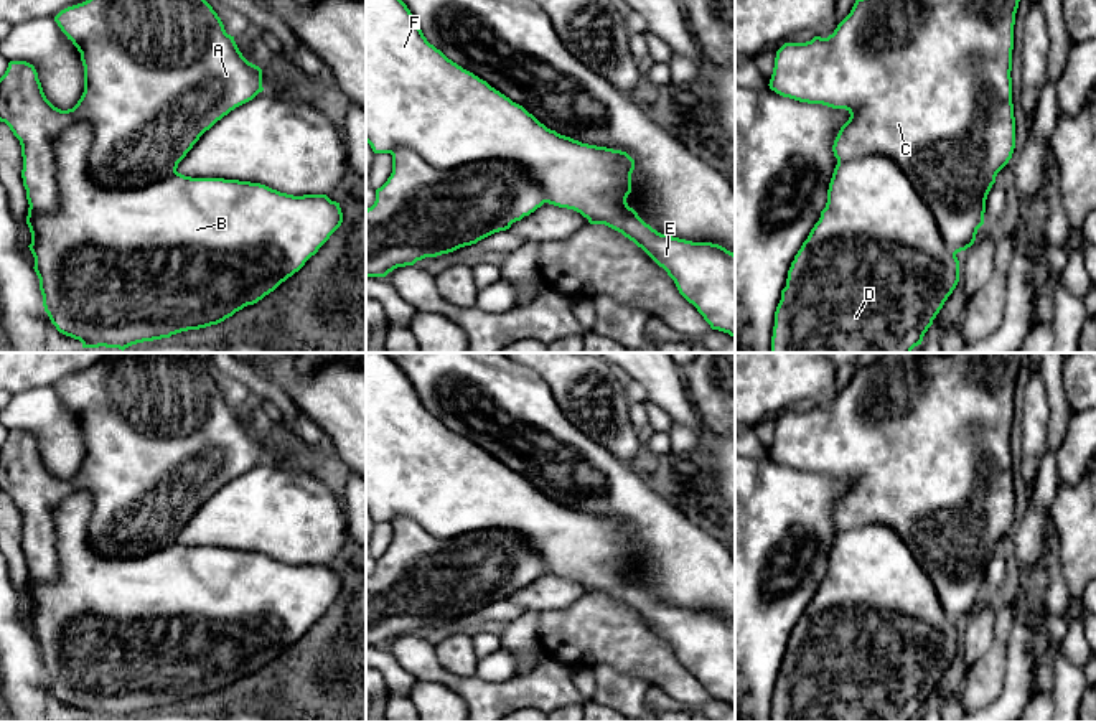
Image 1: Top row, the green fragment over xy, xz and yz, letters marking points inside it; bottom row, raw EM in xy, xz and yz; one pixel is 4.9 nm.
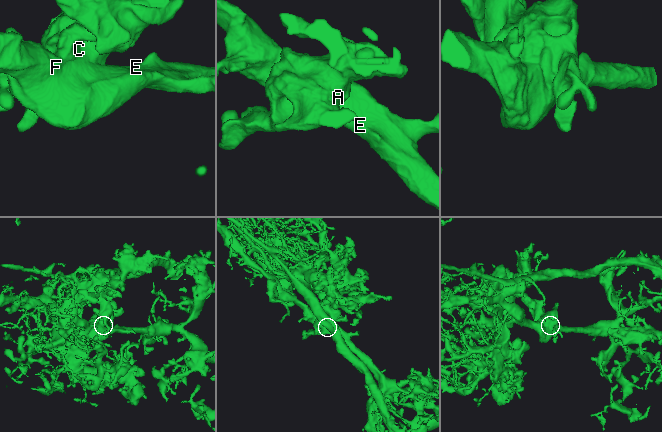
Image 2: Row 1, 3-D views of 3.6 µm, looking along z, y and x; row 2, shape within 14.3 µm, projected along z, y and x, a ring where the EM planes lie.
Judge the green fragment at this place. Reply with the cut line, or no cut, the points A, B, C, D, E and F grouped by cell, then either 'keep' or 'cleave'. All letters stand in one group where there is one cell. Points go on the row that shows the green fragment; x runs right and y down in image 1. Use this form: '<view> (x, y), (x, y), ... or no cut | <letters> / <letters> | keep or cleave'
xy (177, 172), (103, 187), (74, 121), (56, 210), (30, 206) | A C / B D E F | cleave

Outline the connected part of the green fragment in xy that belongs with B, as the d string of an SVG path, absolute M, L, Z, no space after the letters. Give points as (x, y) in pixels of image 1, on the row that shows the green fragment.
M86 120L61 132L53 148L58 211L44 214L30 206L26 216L44 312L59 333L79 340L82 348L124 351L137 343L218 325L298 272L343 223L340 203L326 195L293 196L251 181L191 178L176 171L137 188L107 188L89 171L92 142L92 127Z

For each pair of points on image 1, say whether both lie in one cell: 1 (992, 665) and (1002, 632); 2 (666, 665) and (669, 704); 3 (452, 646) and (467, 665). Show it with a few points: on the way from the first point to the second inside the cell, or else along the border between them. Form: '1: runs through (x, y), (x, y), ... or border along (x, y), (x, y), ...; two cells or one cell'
1: runs through (996, 656), (1001, 640); one cell
2: border along (651, 684), (684, 704); two cells
3: runs through (454, 651), (462, 660); one cell

